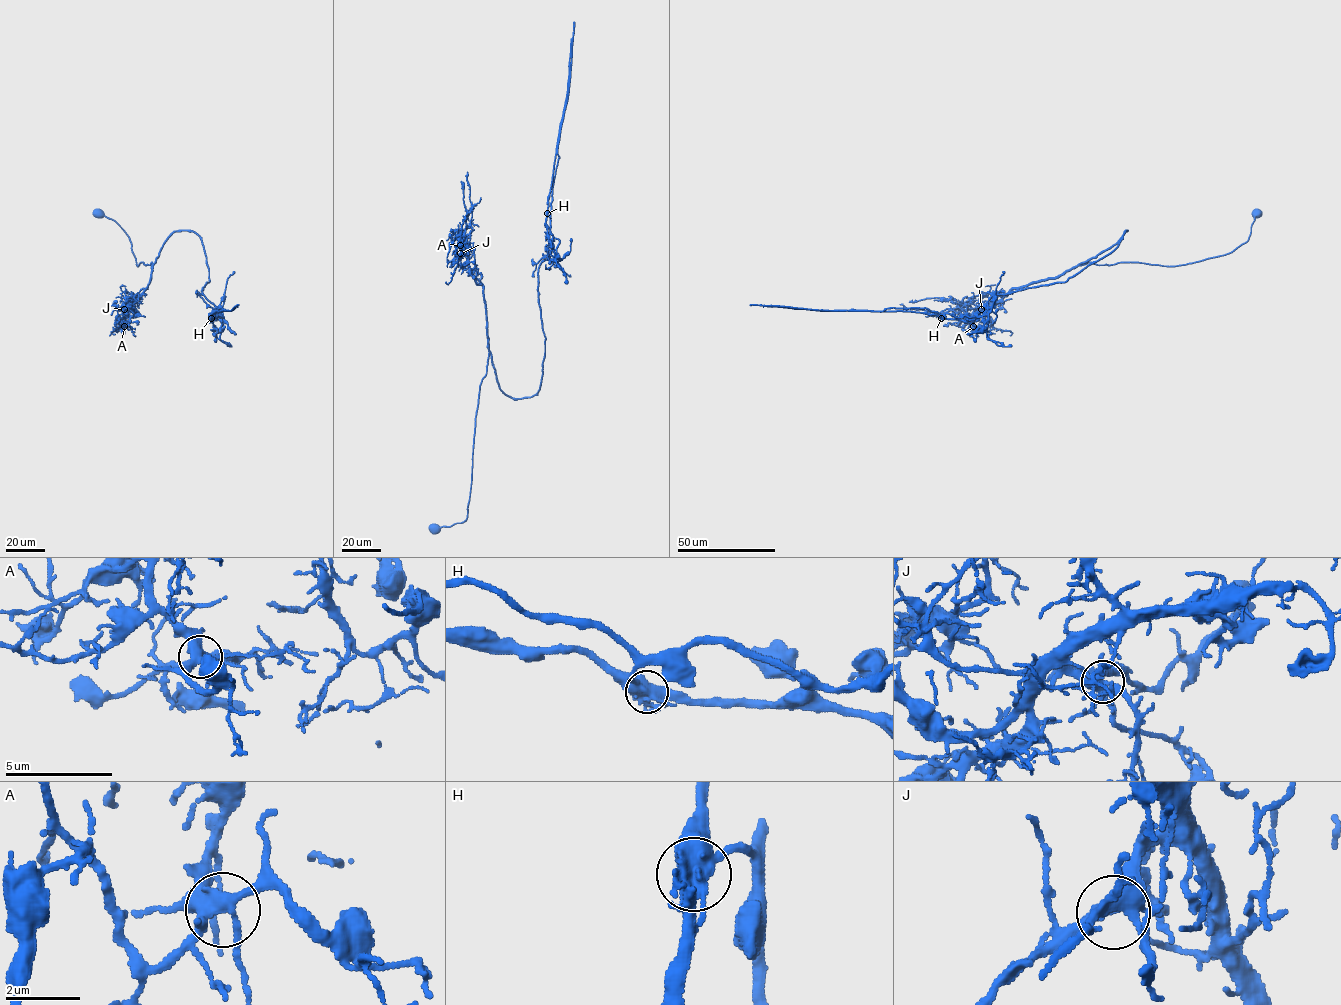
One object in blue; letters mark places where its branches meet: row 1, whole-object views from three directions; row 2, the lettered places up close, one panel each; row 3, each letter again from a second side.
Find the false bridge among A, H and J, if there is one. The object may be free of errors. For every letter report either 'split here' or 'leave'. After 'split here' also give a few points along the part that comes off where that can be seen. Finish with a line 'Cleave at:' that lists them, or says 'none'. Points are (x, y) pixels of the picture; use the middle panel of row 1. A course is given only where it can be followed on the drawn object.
A: leave
H: split here; course (547, 213), (566, 95), (571, 38)
J: leave
Cleave at: H

